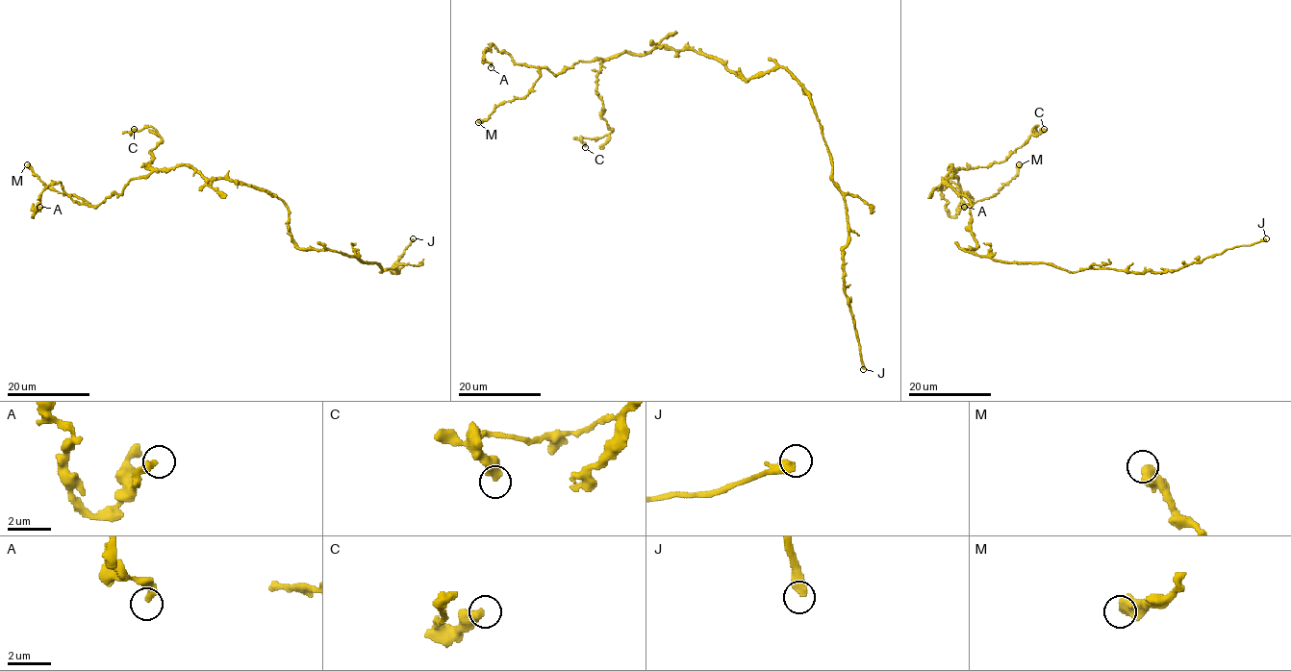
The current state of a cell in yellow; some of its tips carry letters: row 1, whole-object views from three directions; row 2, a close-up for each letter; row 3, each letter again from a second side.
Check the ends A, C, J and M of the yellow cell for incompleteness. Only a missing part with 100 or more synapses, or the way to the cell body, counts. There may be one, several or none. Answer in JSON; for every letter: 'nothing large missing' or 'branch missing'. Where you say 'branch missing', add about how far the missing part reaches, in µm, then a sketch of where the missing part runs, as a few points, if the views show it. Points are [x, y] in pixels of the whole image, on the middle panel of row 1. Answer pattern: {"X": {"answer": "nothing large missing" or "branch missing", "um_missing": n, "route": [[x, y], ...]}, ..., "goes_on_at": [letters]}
{"A": {"answer": "nothing large missing"}, "C": {"answer": "nothing large missing"}, "J": {"answer": "branch missing", "um_missing": 200}, "M": {"answer": "nothing large missing"}, "goes_on_at": ["J"]}

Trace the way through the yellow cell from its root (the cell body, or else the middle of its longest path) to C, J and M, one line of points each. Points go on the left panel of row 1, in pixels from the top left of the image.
C: (291, 236), (288, 207), (264, 190), (204, 179), (184, 165), (147, 168), (161, 138), (151, 127), (134, 129)
J: (291, 236), (300, 248), (342, 252), (361, 262), (375, 262), (382, 272), (396, 272), (392, 265), (413, 238)
M: (291, 236), (288, 207), (276, 196), (184, 165), (133, 178), (90, 206), (49, 188), (27, 164)

